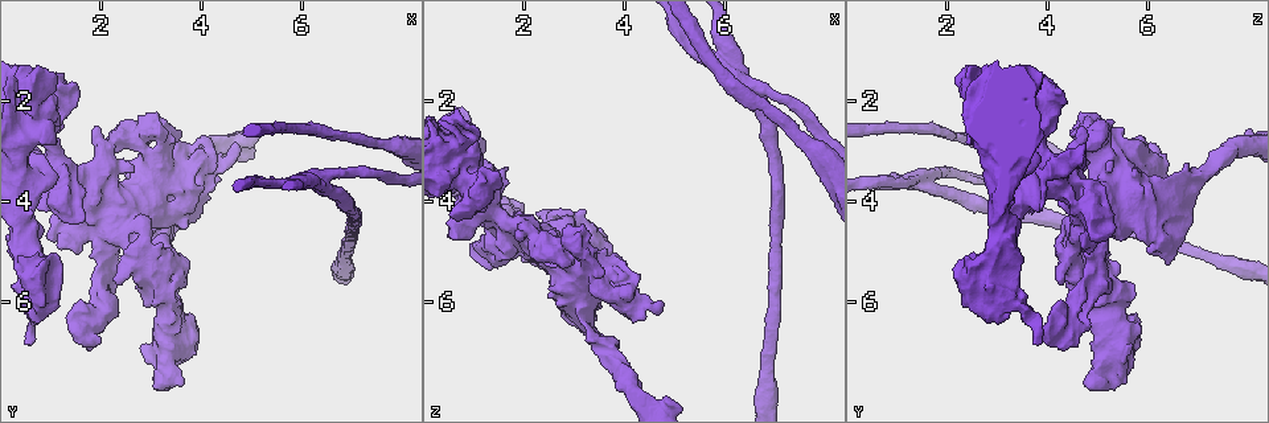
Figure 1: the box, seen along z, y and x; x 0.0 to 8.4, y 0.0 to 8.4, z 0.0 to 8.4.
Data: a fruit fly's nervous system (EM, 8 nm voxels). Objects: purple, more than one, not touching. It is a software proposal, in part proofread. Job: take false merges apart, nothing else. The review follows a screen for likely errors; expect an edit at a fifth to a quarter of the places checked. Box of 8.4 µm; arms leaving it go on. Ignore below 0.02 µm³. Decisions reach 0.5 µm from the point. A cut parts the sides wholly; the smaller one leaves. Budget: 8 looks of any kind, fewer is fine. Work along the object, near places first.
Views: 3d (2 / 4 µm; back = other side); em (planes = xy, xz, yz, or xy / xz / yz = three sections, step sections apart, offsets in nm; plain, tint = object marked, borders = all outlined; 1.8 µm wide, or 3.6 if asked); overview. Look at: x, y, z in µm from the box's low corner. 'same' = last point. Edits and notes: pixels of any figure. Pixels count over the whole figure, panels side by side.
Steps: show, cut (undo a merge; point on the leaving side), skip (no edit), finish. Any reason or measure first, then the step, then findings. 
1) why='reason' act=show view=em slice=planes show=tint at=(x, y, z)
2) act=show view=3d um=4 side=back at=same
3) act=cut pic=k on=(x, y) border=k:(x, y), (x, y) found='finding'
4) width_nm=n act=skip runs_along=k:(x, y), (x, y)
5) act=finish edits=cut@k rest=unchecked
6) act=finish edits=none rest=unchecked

why='three-way junction' act=show view=em slice=planes show=tint at=(2.75, 5.20, 4.45)

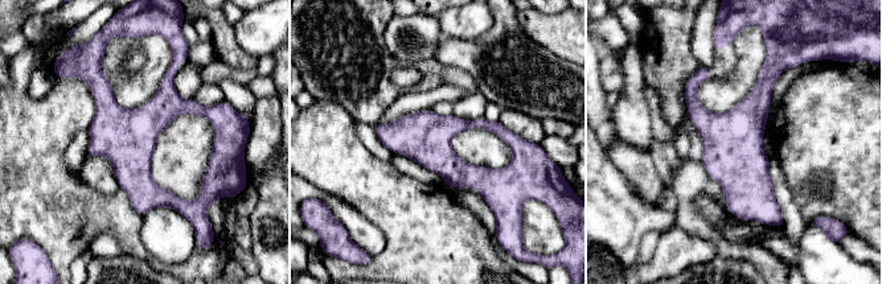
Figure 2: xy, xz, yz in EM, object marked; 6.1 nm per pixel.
act=skip found='continuous, no second neuron'

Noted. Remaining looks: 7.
why='four or more arms meet' act=show view=em um=3.6 slice=yz step=8 show=tint at=(1.70, 3.65, 4.50)

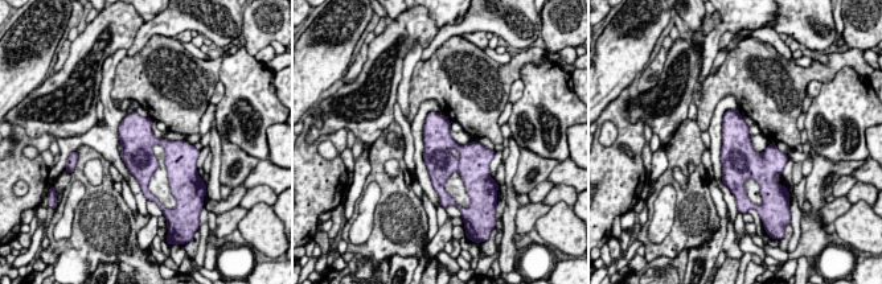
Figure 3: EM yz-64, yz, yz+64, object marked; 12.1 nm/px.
act=skip found='all the same neuron'

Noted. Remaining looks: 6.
why='side arm on a straight run' act=show view=3d um=2 side=back at=(6.50, 3.70, 1.65)

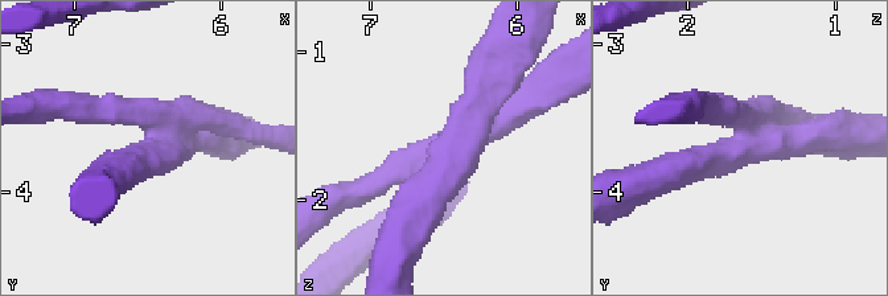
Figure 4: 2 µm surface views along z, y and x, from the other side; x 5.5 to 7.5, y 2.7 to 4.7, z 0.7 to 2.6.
arms=3 arm_widths_nm=190,280,280 act=show view=em slice=planes show=tint at=(6.46, 3.66, 1.66)

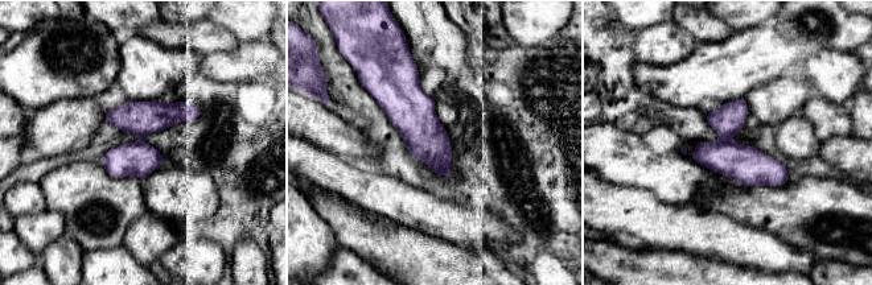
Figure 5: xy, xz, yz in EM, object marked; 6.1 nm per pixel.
width_nm=220 act=cut pic=5 on=(729, 119) border=5:(722, 137), (728, 139) found='two neurons meet here'

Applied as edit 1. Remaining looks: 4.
why='see it whole again' act=show view=overview

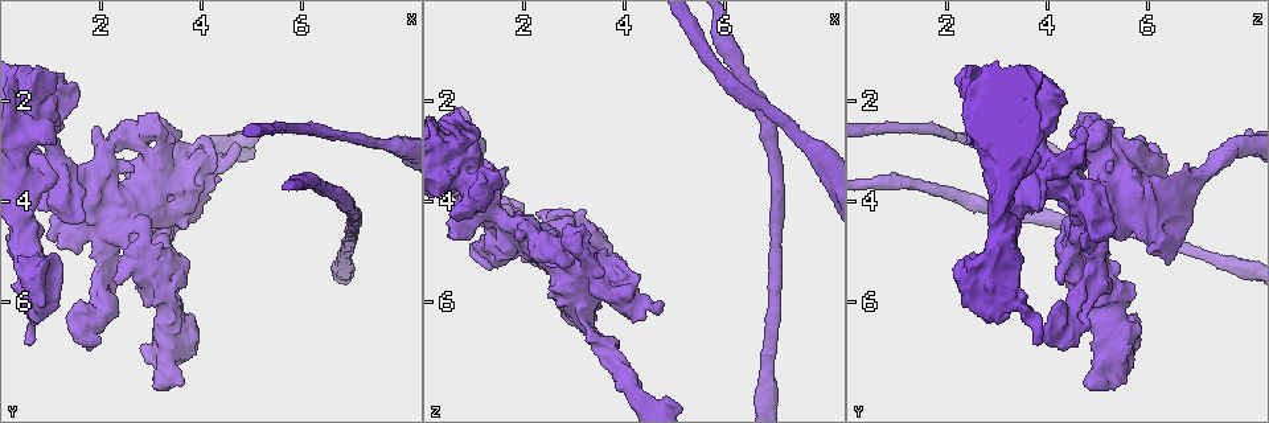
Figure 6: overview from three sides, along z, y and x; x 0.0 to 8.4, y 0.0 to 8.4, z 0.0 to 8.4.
act=show view=em slice=yz step=8 show=tint at=(0.65, 2.10, 3.15)

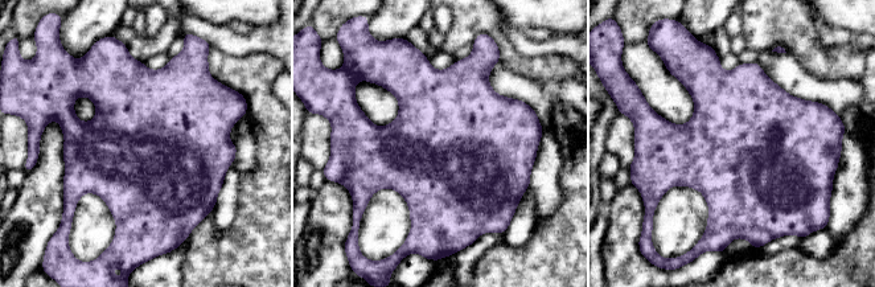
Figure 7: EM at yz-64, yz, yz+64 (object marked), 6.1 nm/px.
act=show view=em slice=planes show=tint at=same

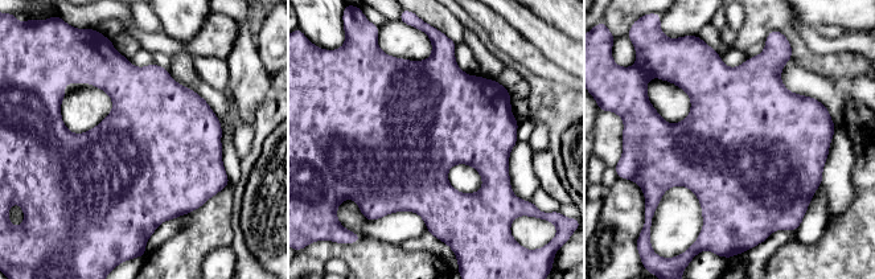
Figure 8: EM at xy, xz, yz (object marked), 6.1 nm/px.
act=skip found='one neuron here'

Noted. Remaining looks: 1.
act=finish edits=cut@5 rest=unchecked

